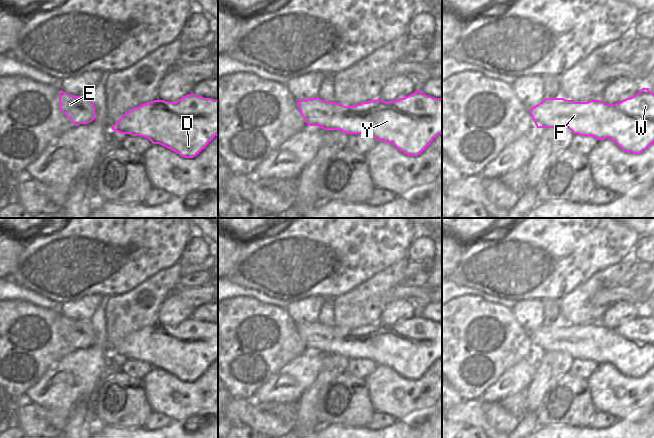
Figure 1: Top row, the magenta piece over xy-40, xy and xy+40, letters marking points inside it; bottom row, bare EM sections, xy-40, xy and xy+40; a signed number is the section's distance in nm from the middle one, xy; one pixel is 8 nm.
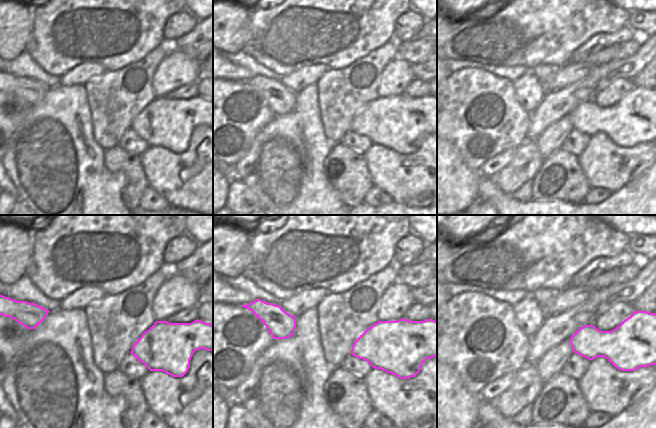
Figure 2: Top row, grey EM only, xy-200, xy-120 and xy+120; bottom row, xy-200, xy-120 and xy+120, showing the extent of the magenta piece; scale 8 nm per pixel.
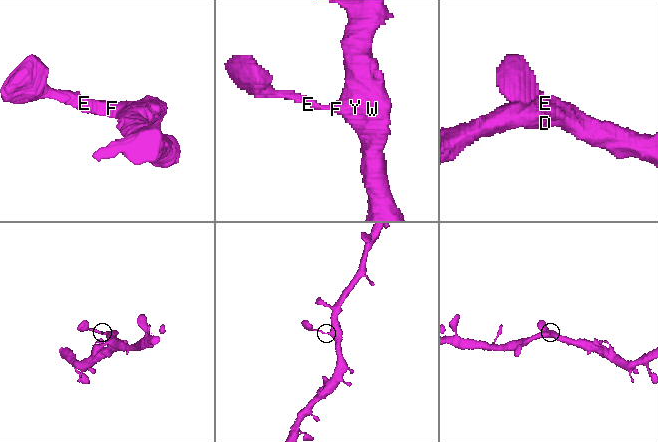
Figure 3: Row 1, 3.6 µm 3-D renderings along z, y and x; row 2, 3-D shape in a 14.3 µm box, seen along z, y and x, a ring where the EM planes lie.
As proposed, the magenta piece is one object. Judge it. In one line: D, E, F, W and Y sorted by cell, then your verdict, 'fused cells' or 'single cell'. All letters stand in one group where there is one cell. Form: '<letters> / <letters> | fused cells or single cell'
D E F W Y | single cell

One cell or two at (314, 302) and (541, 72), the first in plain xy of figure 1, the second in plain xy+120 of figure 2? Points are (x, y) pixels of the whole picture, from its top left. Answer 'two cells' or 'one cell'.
two cells

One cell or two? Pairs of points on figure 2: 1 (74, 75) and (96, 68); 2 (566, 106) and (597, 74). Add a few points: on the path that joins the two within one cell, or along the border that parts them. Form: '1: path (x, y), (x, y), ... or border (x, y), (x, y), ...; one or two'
1: path (79, 75), (91, 71); one
2: path (574, 98), (590, 82); one

